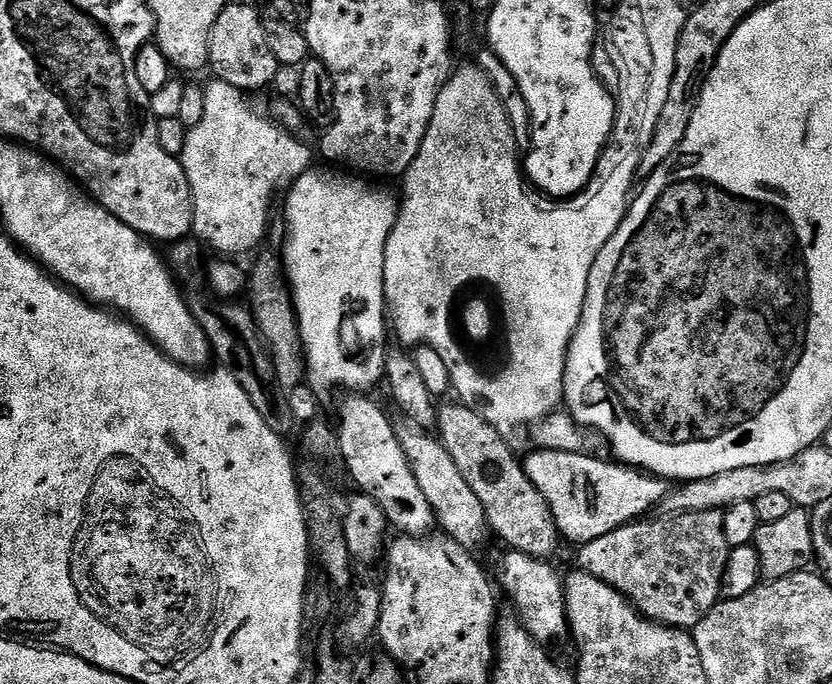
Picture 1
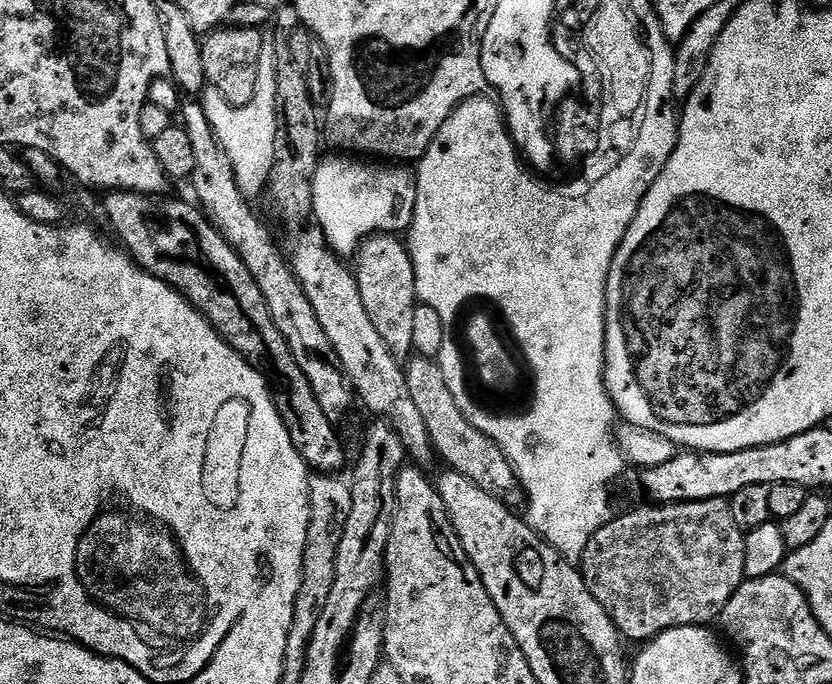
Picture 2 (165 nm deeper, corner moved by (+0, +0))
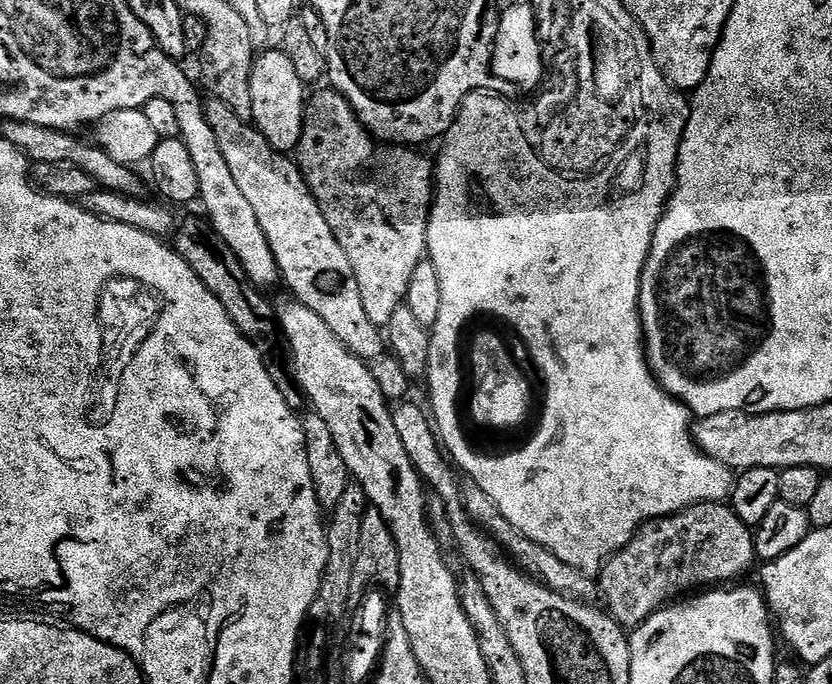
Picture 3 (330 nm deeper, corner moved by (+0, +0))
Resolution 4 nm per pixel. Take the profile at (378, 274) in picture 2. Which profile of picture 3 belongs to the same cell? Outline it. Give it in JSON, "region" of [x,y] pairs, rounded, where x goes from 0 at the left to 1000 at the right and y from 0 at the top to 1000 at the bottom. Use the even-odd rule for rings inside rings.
{"region":[[[398,126],[369,142],[365,155],[365,183],[362,205],[353,221],[356,241],[377,284],[392,319],[406,360],[416,365],[421,390],[430,406],[430,425],[435,430],[435,447],[445,471],[464,477],[474,461],[474,453],[487,449],[493,424],[493,401],[512,377],[514,367],[514,320],[519,311],[522,285],[522,240],[508,228],[508,221],[495,213],[457,213],[438,180],[428,171],[428,162],[411,136]],[[452,234],[452,251],[457,259],[438,257],[438,250]]]}

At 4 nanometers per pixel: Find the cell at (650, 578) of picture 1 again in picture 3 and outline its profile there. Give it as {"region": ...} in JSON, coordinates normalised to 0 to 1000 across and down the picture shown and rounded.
{"region":[[[874,735],[835,737],[821,743],[804,754],[778,763],[764,776],[757,794],[739,807],[726,825],[719,844],[719,865],[728,885],[728,893],[746,918],[763,921],[772,909],[781,905],[786,896],[804,883],[840,867],[843,863],[855,863],[862,857],[875,857],[888,842],[894,842],[903,833],[909,817],[909,785],[905,773],[898,772],[882,751]]]}

